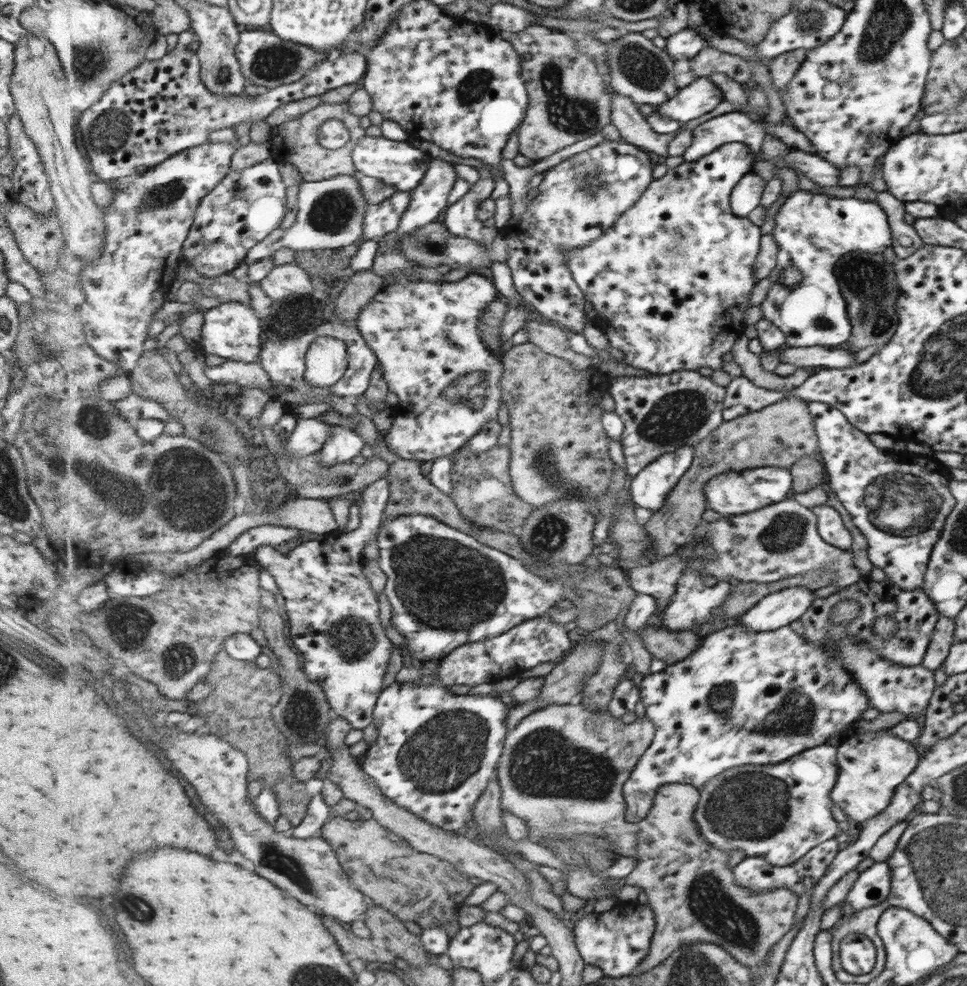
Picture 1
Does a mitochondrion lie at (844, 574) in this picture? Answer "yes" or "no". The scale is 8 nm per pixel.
no

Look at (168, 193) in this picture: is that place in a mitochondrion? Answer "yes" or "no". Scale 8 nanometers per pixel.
yes

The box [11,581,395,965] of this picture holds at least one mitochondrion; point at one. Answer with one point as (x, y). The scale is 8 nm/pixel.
(128, 624)

